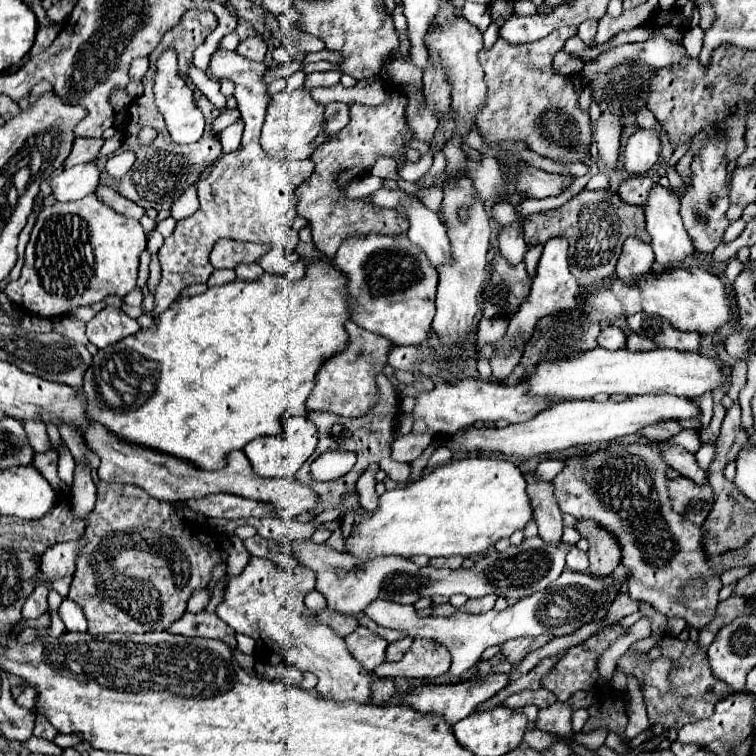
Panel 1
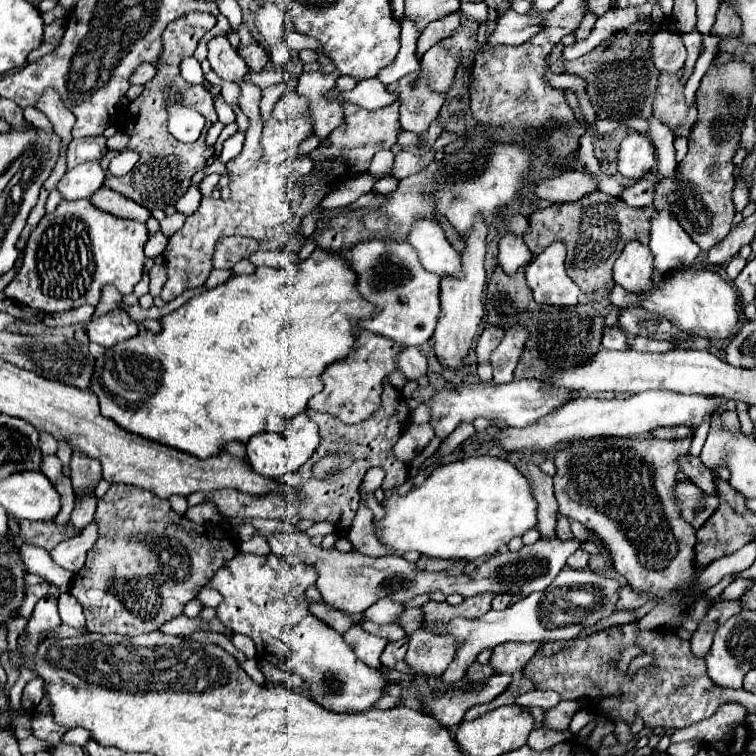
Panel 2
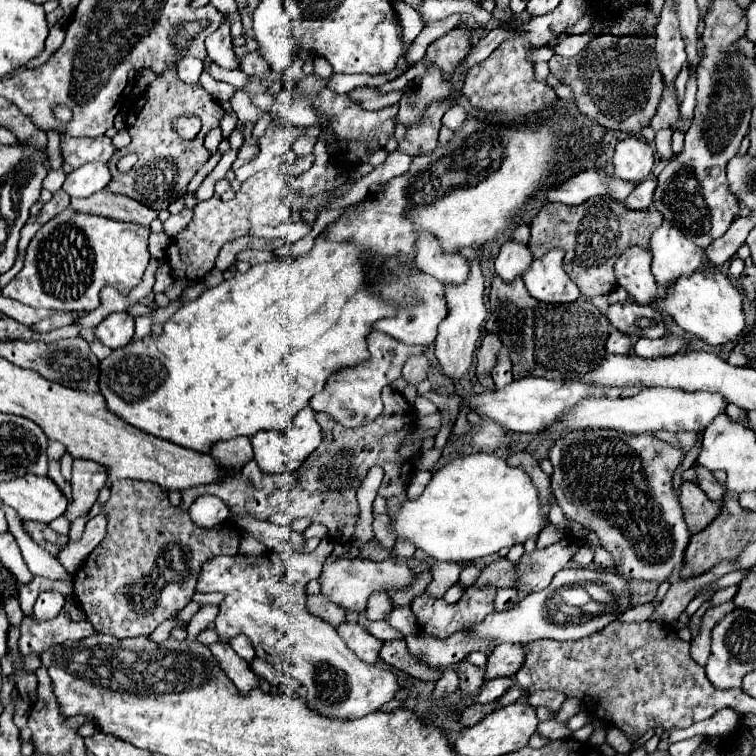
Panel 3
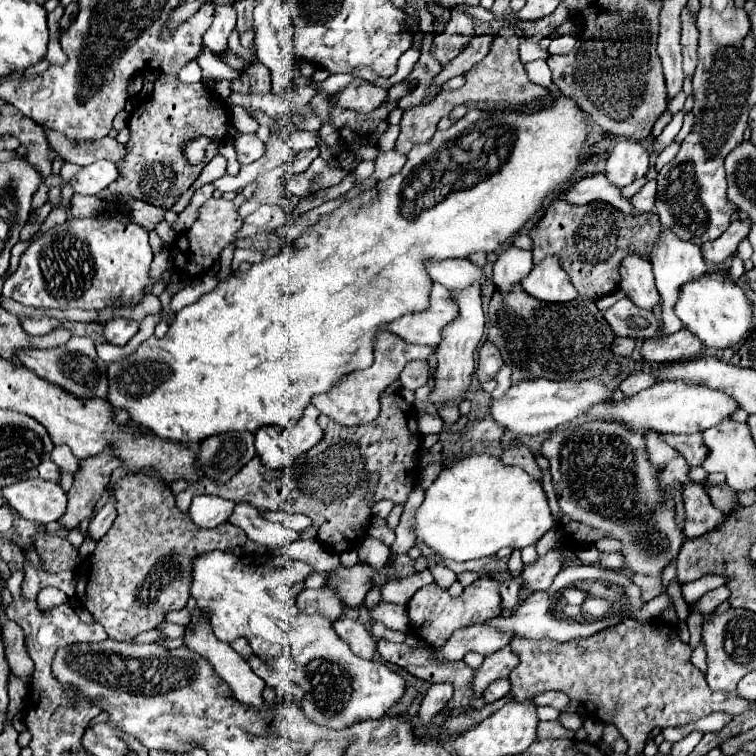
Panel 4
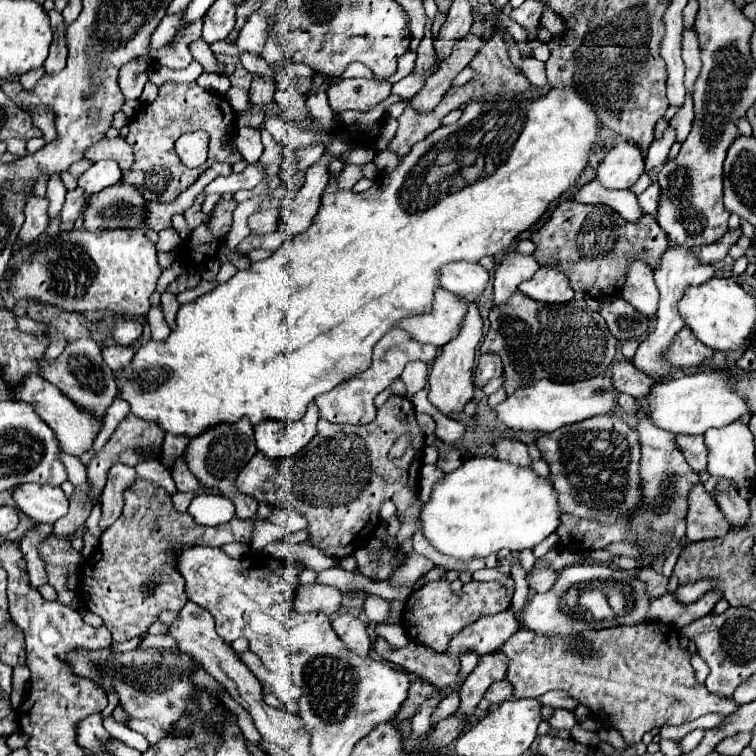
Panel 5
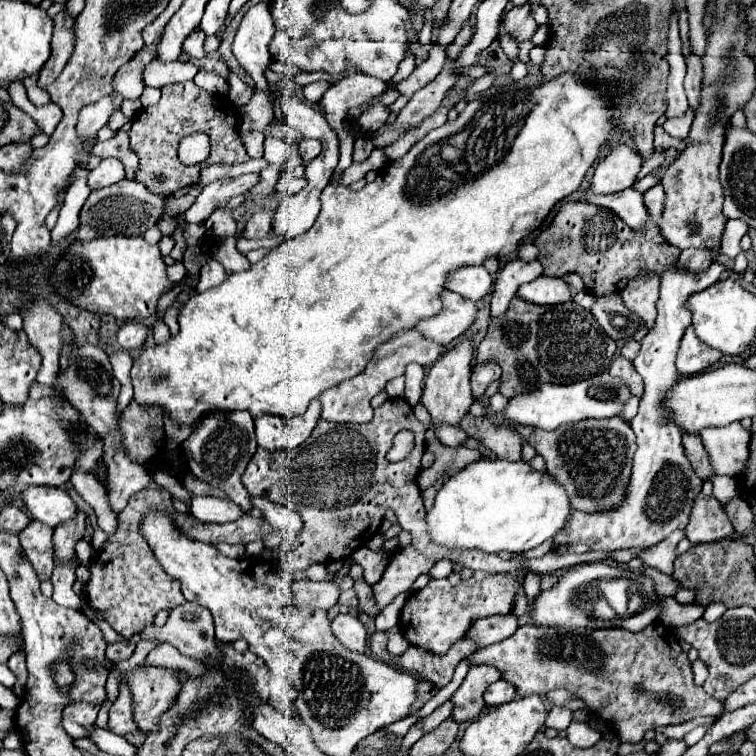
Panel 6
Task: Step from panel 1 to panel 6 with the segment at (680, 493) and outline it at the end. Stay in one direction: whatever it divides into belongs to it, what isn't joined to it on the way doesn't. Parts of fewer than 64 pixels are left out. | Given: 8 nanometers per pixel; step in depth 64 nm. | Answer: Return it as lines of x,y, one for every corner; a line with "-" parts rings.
698,496
690,512
690,522
686,526
686,538
692,544
704,544
730,538
732,534
734,526
724,506
716,498

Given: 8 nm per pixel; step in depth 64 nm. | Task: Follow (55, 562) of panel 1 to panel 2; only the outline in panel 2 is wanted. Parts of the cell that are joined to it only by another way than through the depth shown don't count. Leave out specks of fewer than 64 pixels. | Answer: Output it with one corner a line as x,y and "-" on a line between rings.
90,522
80,532
80,536
68,538
68,540
60,542
54,550
50,550
50,556
62,568
66,568
70,572
78,572
82,568
82,562
86,560
90,546
94,546
96,540
98,540
98,524

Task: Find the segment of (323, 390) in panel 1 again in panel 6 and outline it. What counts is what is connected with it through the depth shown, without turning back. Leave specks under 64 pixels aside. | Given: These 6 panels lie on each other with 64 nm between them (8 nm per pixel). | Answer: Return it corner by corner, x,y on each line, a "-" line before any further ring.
408,330
404,334
398,334
398,336
390,338
388,342
378,346
374,358
370,360
370,364
366,366
366,370
362,374
358,374
350,380
344,380
342,384
336,384
334,388
324,390
318,396
320,402
322,402
322,418
328,420
328,422
336,422
336,424
370,422
370,418
372,418
370,400
378,392
384,390
388,380
392,380
396,376
402,376
410,362
416,362
420,366
432,366
442,354
444,354
444,346
438,346
436,342
428,342
428,338
422,338
422,334
418,334
418,330

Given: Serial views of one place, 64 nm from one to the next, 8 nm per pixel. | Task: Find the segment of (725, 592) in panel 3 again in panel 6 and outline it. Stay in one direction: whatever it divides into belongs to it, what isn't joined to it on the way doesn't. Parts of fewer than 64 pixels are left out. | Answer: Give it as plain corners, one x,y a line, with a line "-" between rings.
662,598
662,614
658,620
664,626
678,628
678,626
686,626
690,622
696,622
702,616
702,612
704,612
704,606
698,606
698,604
682,606
674,598

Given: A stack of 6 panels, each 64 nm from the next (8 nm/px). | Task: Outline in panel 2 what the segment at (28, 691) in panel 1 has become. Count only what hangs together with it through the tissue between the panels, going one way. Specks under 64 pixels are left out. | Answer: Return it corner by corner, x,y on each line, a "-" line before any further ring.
35,677
28,682
21,696
21,704
24,709
32,710
40,704
44,695
43,685
44,681
40,677

